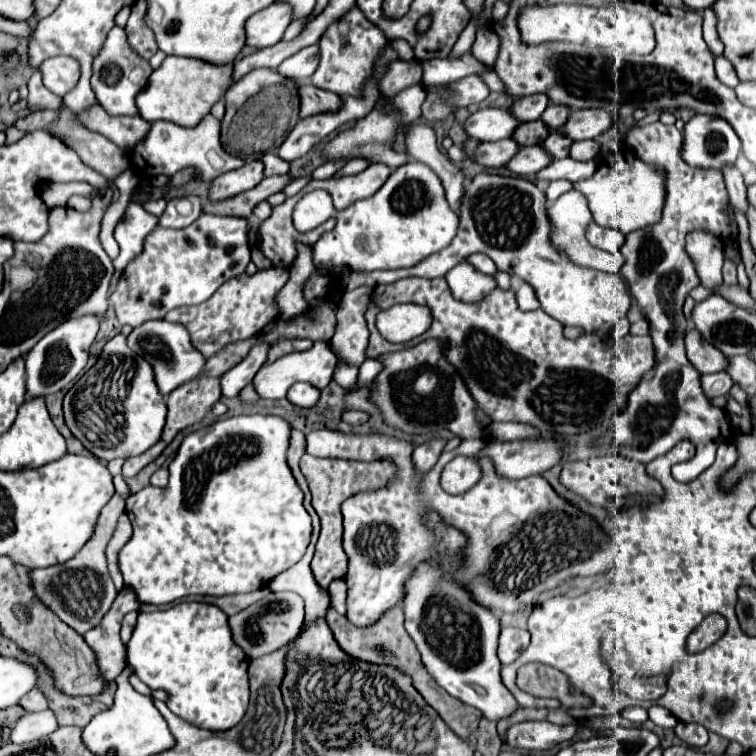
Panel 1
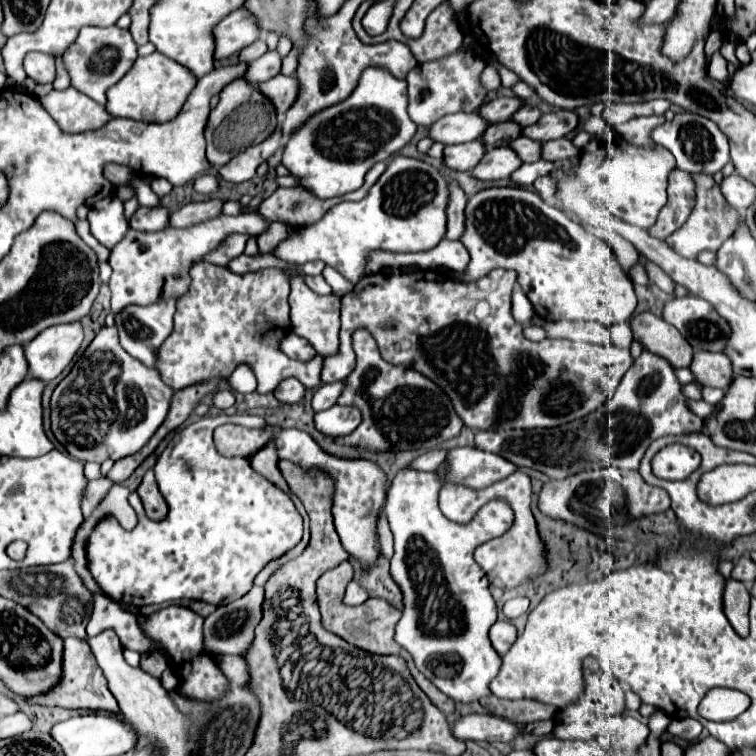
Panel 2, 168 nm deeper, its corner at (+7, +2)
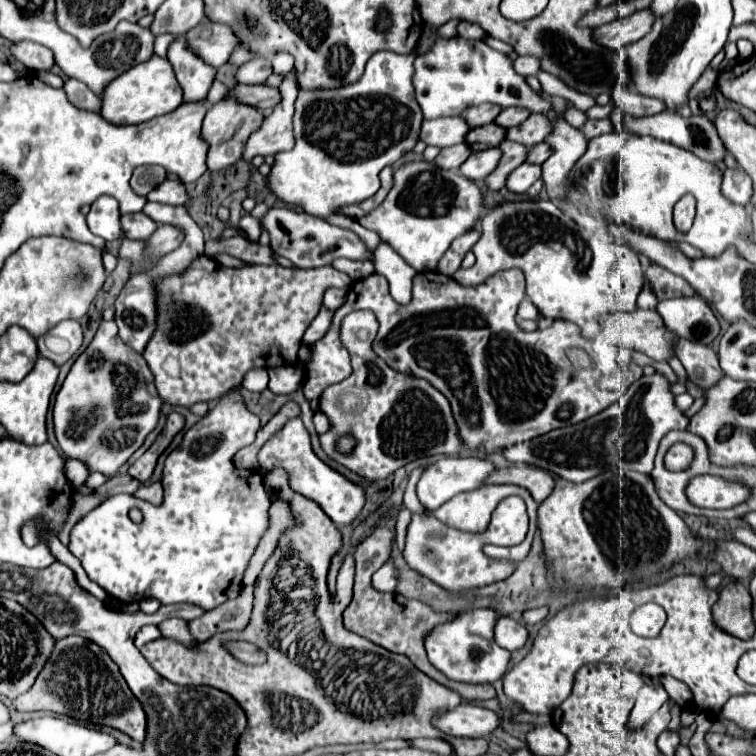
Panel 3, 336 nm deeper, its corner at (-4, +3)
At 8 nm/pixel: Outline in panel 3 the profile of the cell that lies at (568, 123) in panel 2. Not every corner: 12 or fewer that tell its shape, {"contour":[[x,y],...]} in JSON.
{"contour":[[530,115],[510,127],[508,139],[534,147],[552,133],[546,115]]}

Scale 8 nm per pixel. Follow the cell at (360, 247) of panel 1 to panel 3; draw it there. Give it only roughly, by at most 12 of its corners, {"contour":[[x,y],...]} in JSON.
{"contour":[[434,161],[396,169],[358,221],[416,271],[434,271],[482,207]]}

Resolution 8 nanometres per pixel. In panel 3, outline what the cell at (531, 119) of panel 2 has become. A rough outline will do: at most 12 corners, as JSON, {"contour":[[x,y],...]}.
{"contour":[[508,107],[496,123],[508,129],[524,123],[532,113],[524,107]]}

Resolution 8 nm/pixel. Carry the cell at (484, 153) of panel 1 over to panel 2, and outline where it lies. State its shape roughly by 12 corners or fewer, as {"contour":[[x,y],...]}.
{"contour":[[481,140],[445,146],[443,162],[469,172],[485,154]]}

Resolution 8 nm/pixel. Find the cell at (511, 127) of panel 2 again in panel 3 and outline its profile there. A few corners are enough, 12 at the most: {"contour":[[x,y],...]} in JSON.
{"contour":[[492,123],[468,133],[466,143],[476,151],[498,147],[506,129]]}

